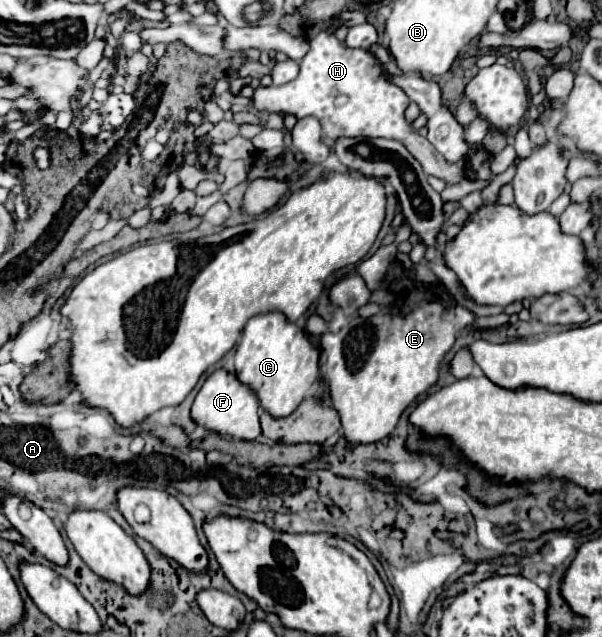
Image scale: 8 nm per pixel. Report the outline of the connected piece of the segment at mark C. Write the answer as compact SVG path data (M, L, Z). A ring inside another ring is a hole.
M265 312L253 316L243 330L235 352L235 374L257 392L261 408L281 418L289 416L303 402L307 390L319 378L319 354L309 334L283 312Z

